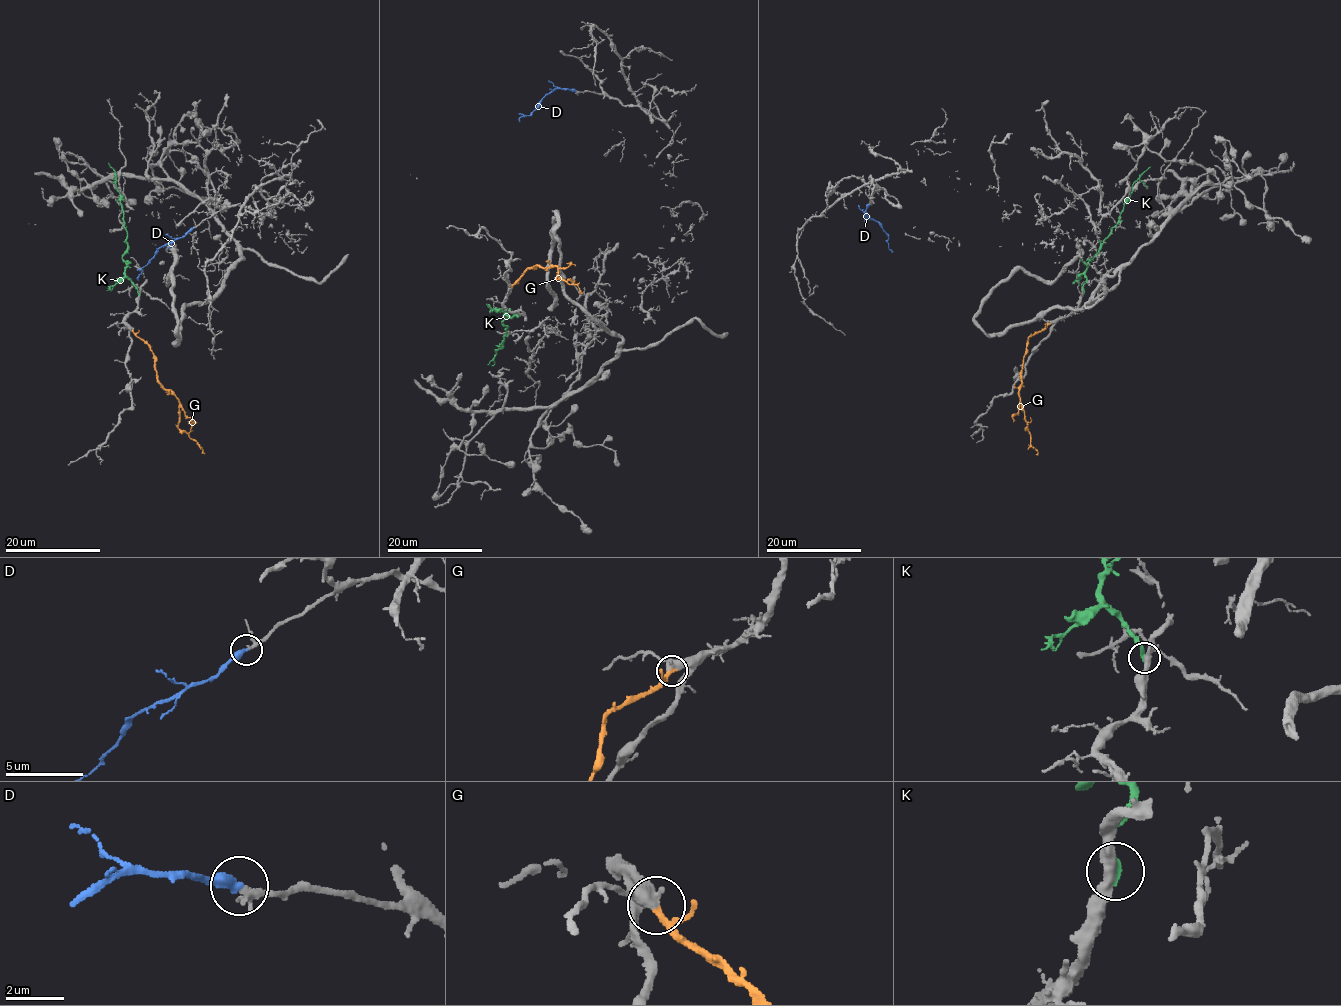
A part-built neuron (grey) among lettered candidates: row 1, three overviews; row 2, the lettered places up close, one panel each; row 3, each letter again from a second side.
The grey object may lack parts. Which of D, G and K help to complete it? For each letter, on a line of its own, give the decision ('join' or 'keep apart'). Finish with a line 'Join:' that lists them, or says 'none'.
D: join
G: join
K: keep apart
Join: D, G

